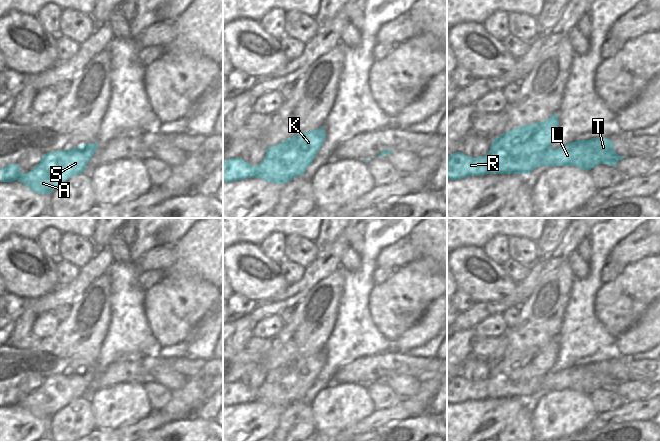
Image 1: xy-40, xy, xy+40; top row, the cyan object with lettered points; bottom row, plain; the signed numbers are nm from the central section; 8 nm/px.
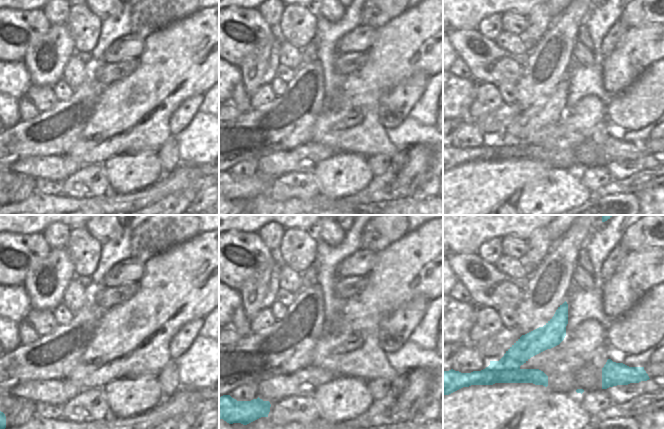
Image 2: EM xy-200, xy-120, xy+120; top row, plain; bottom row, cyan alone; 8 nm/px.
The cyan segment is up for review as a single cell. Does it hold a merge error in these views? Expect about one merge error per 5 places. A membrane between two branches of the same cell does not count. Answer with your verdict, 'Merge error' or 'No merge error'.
Merge error

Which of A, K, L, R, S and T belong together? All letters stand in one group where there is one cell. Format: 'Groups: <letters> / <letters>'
Groups: A K S / L R T

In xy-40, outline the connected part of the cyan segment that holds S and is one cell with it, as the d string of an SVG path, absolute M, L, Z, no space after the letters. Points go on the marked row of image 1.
M95 142L69 150L59 150L67 155L63 168L47 168L42 175L35 174L31 170L18 181L37 194L50 194L69 178L82 174L86 170L86 165L97 150L97 144L98 142Z

